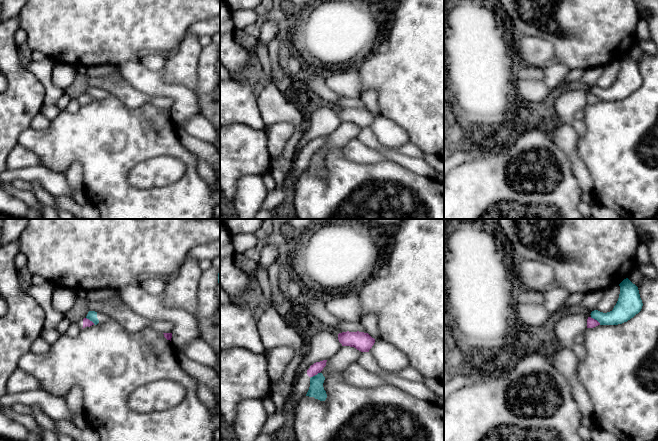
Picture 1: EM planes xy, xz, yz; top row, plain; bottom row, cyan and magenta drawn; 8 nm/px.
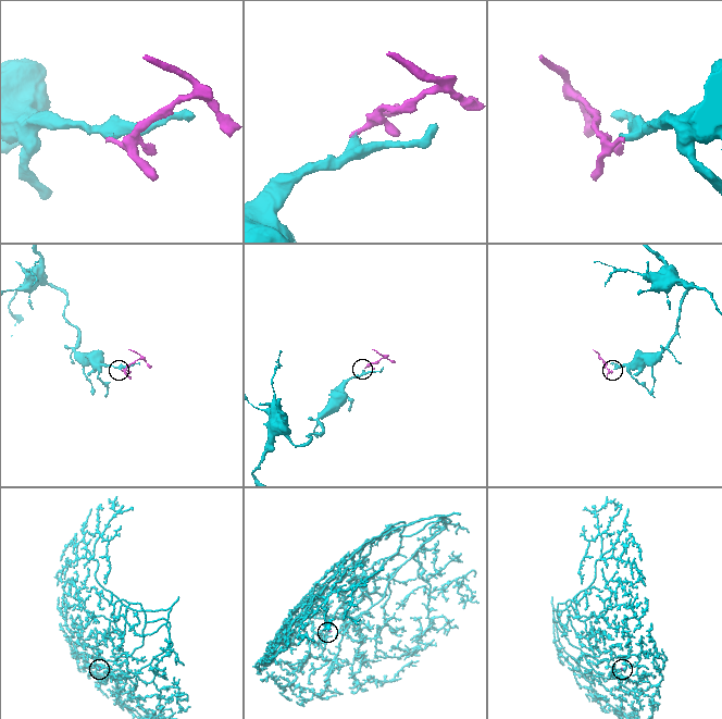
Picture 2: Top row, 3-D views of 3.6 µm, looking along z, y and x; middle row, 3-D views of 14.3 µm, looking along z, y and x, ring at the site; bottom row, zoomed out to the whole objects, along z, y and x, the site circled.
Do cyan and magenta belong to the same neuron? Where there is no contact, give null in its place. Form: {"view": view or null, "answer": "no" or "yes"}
{"view": "yz", "answer": "no"}

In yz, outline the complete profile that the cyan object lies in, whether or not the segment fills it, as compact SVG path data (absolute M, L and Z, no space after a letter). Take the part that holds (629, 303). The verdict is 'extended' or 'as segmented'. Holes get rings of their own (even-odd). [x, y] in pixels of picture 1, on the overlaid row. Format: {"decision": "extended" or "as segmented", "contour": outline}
{"decision": "as segmented", "contour": "M628 278L620 284L620 294L613 310L607 313L594 310L591 318L597 320L600 325L618 325L627 322L638 314L643 306L638 287Z"}

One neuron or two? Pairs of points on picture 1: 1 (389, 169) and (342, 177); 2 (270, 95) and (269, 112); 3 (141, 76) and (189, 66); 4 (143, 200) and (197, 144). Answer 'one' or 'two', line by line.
1: one
2: one
3: two
4: two

